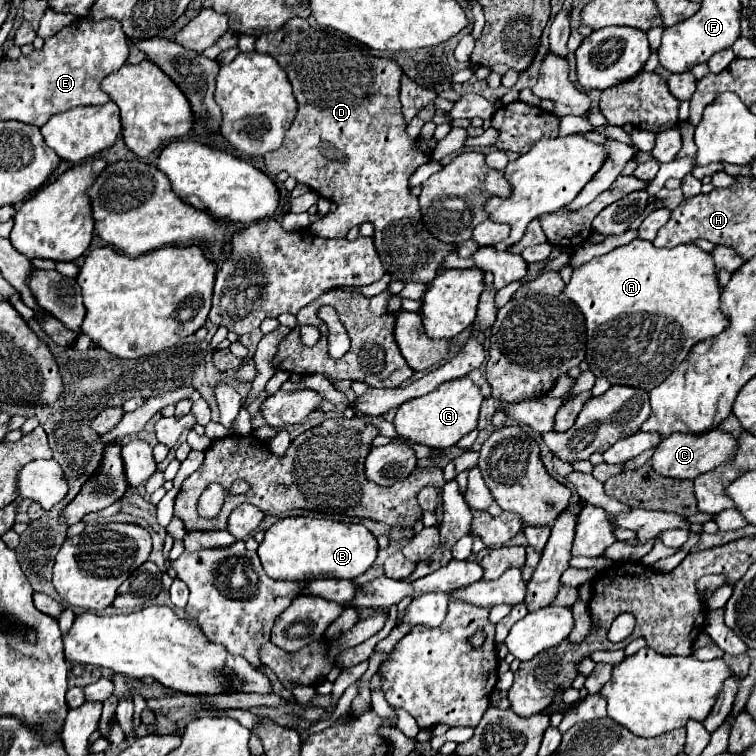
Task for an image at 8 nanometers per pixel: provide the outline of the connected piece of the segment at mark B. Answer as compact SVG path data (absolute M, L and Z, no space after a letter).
M286 517L274 523L258 547L258 557L268 577L280 581L310 581L322 577L356 579L378 555L376 537L356 523L338 523L314 517Z

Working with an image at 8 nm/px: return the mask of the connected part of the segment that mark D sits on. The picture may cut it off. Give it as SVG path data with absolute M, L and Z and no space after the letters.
M300 17L290 19L282 29L274 33L260 35L256 41L256 51L272 55L280 63L294 87L294 97L298 101L298 113L286 131L282 147L264 155L268 171L272 175L286 171L298 183L308 185L320 197L336 203L334 213L324 215L314 225L310 225L312 233L326 239L340 239L346 237L352 227L370 221L374 223L374 245L378 257L392 281L414 281L424 285L432 283L444 259L458 247L438 241L424 227L418 199L410 193L408 179L420 165L430 161L430 153L418 151L420 141L414 141L406 133L406 121L398 99L402 77L398 63L370 55L362 43L342 33L314 29L306 19Z

